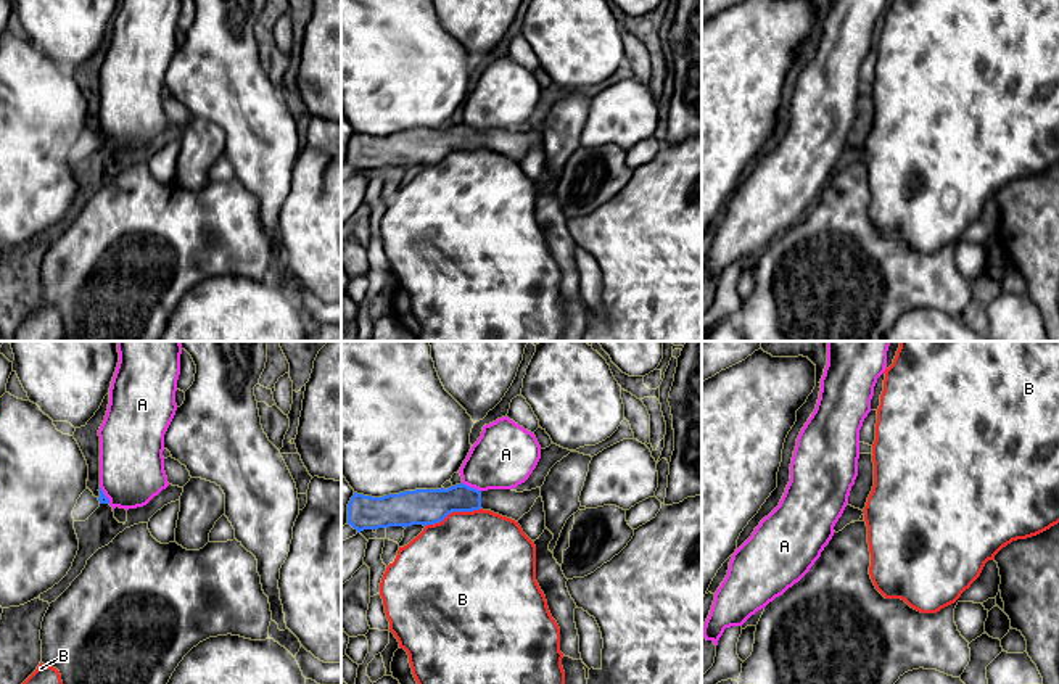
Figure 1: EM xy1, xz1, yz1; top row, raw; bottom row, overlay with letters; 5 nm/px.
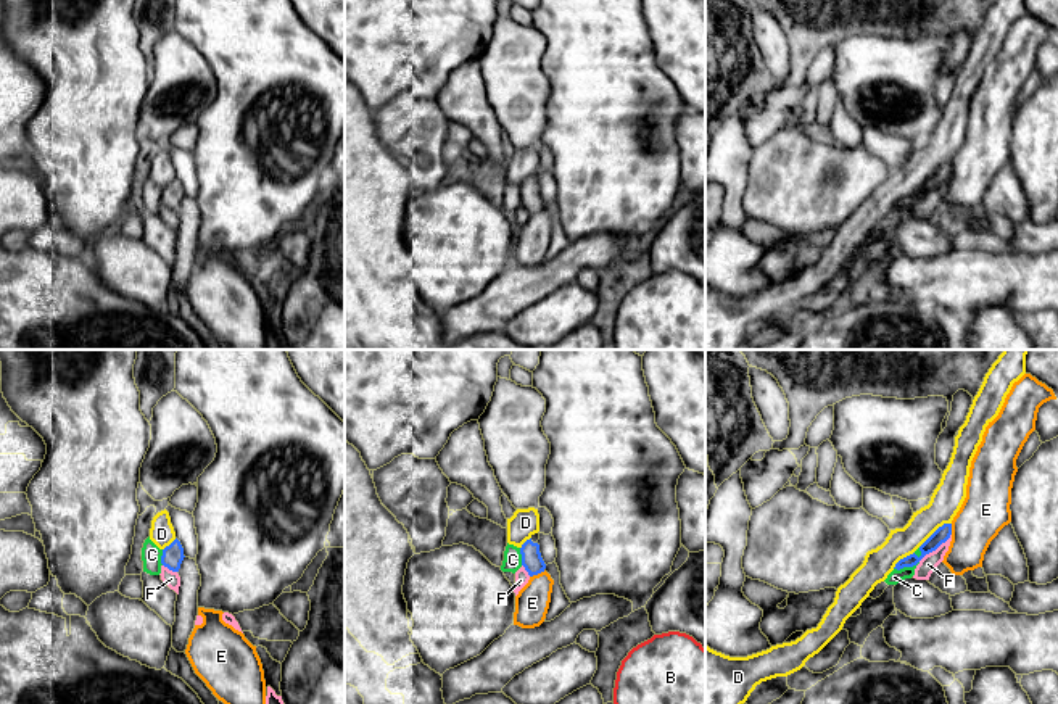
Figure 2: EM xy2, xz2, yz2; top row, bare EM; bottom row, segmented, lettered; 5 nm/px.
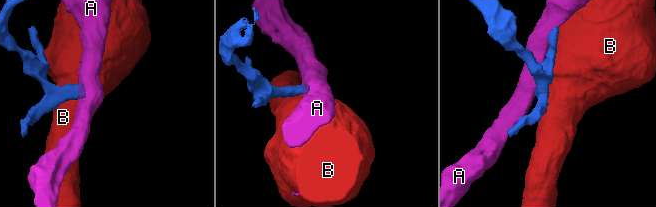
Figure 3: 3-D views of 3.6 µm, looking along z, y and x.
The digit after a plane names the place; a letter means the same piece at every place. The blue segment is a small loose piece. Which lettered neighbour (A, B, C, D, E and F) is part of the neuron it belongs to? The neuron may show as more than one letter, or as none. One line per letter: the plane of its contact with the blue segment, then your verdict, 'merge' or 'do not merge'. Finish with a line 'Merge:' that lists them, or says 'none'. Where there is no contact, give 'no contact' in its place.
A: meets blue in xz1; do not merge
B: meets blue in xz1; do not merge
C: meets blue in yz2; do not merge
D: meets blue in yz2; do not merge
E: meets blue in xz2; do not merge
F: meets blue in yz2; do not merge
Merge: none

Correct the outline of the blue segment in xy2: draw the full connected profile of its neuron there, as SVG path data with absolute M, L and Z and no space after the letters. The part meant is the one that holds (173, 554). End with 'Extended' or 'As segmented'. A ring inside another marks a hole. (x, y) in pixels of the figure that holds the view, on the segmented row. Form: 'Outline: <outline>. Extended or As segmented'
Outline: M176 538L169 546L163 549L161 564L172 572L179 572L184 557L184 548Z. As segmented

